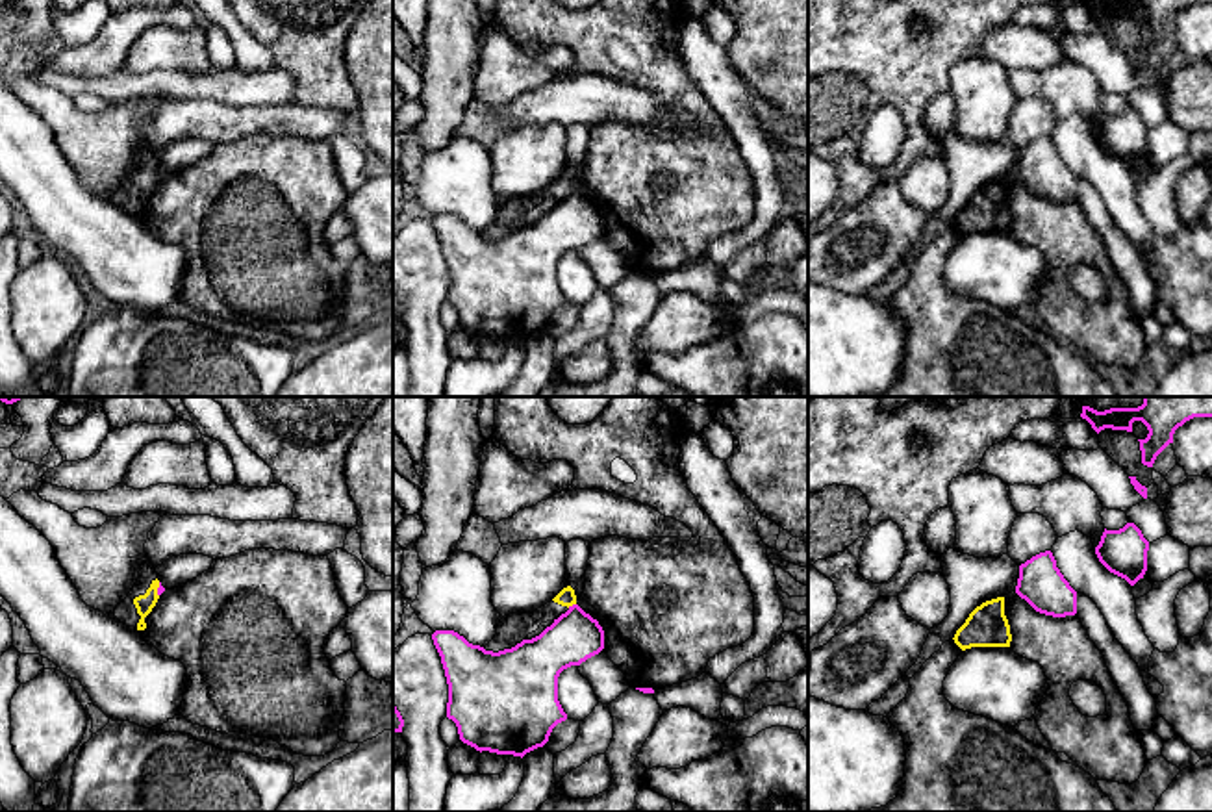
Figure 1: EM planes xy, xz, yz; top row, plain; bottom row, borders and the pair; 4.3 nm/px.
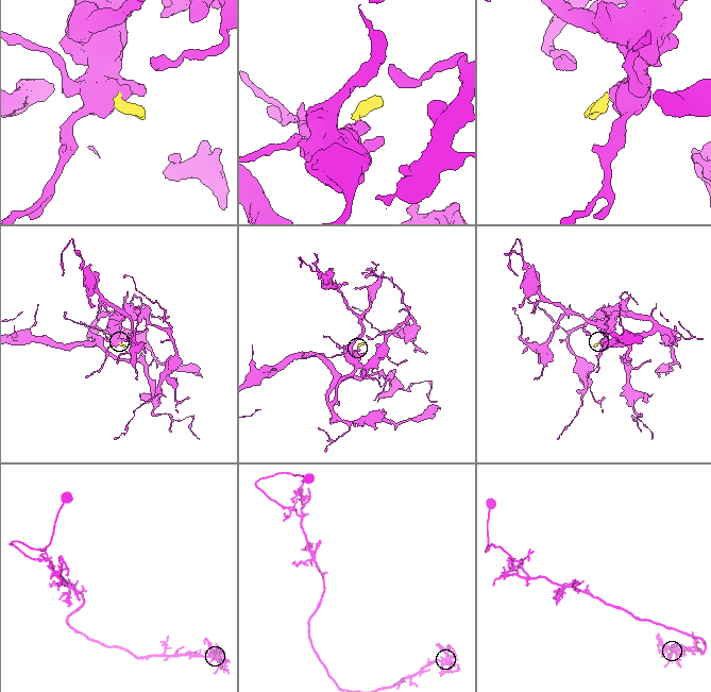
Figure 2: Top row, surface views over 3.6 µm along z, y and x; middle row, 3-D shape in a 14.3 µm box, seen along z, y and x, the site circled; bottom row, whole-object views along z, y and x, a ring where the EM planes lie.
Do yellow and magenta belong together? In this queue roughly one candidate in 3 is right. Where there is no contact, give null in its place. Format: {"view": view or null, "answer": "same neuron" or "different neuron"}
{"view": "xz", "answer": "different neuron"}

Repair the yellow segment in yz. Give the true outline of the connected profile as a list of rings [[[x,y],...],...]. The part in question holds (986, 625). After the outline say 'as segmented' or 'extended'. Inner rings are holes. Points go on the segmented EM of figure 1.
[[[1004,597],[977,606],[953,640],[962,651],[971,647],[1010,647],[1012,634],[1004,615]]]; as segmented

